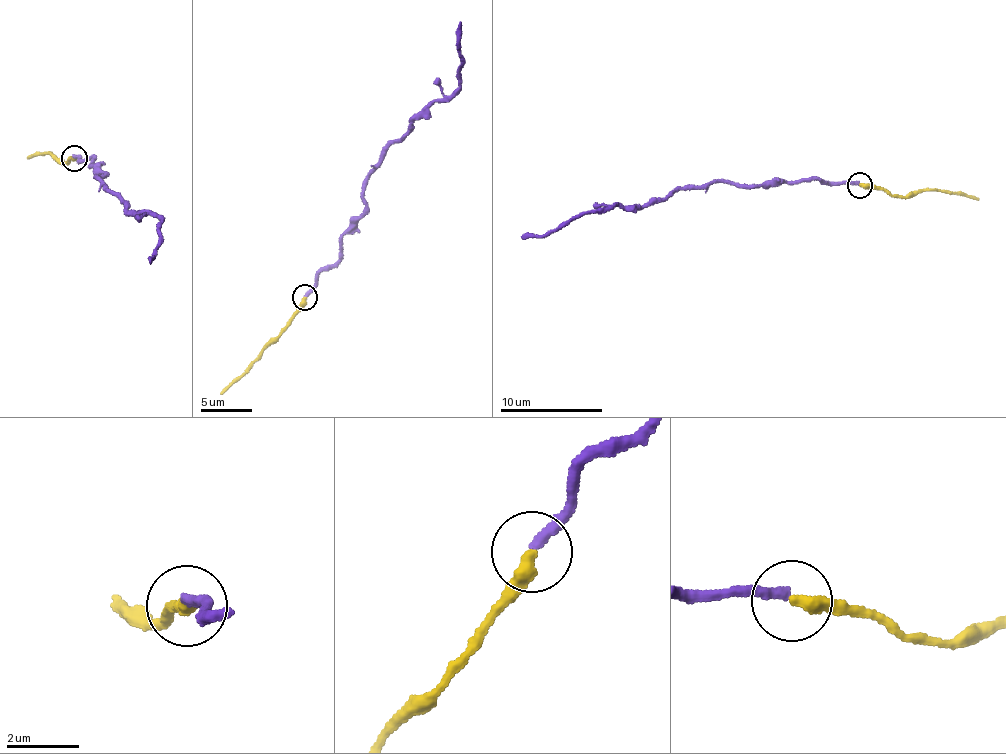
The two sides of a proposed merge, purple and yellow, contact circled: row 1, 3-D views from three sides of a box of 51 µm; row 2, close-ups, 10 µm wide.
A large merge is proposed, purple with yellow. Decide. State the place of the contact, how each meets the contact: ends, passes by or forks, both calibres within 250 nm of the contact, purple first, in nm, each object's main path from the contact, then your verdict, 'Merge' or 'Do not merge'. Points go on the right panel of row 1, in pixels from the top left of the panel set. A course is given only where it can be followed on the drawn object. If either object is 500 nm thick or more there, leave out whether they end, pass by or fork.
Place: (860, 185). At the ring purple ends. At the ring yellow ends. Thickness 280 nm (purple) against 360 nm. Course of purple: (858, 185), (814, 179), (679, 188), (644, 206), (618, 204), (570, 217), (539, 237), (522, 238). Course of yellow: (860, 186), (874, 185), (891, 194), (945, 189), (978, 199). Do not merge

